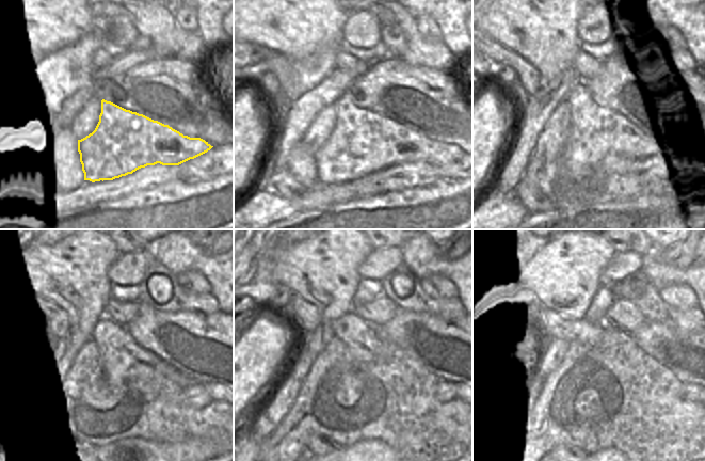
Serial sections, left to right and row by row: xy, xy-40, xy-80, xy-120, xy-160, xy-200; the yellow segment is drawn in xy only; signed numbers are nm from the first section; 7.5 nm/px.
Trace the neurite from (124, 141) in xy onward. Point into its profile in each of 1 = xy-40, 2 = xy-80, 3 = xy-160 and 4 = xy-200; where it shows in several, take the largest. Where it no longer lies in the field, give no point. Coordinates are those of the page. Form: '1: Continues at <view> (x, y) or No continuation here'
1: Continues at xy-40 (363, 142)
2: Continues at xy-80 (596, 131)
3: Continues at xy-160 (363, 339)
4: Continues at xy-200 (515, 292)

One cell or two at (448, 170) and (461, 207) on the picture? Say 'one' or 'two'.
two

